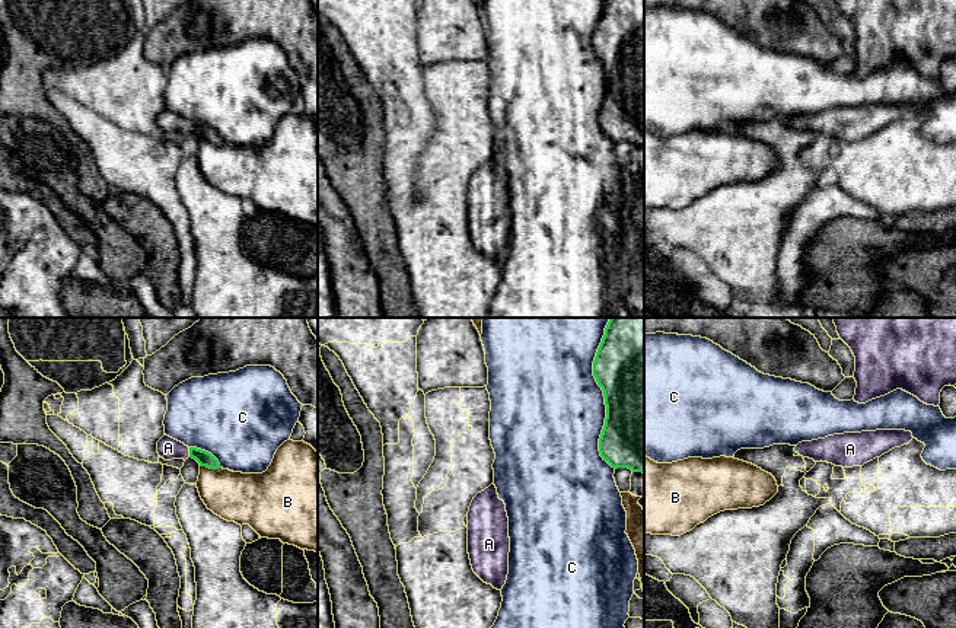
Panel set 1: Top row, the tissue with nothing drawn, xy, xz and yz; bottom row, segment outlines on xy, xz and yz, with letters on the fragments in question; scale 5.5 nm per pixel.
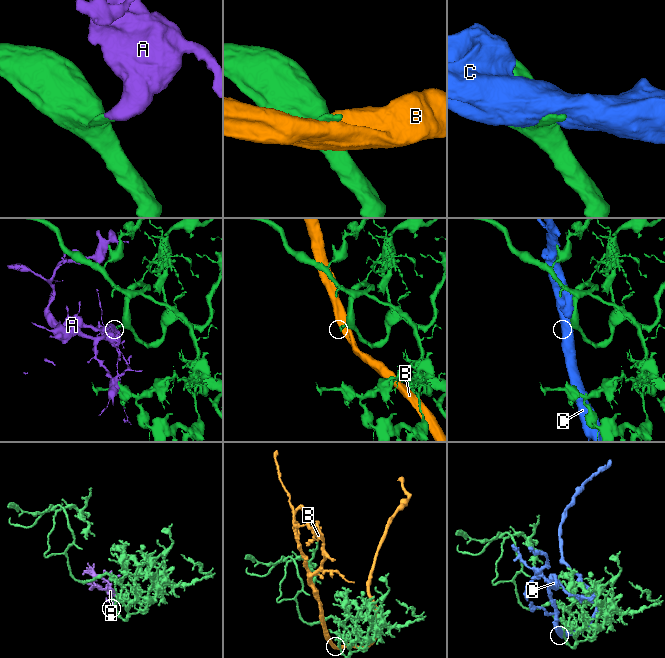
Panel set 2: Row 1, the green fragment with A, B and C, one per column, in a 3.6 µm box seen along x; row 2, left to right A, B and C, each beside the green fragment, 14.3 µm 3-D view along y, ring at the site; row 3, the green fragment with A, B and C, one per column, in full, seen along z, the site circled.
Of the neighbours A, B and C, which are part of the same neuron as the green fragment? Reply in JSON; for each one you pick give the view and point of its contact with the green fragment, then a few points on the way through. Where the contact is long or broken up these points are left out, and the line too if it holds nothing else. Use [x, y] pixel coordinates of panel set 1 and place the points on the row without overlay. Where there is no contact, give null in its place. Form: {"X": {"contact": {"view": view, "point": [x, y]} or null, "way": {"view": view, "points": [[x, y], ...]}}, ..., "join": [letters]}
{"A": {"contact": {"view": "xy", "point": [190, 126]}, "way": {"view": "xy", "points": [[201, 130], [190, 126], [168, 121]]}}, "join": ["A"]}

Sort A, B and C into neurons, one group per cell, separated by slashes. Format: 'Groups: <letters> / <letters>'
Groups: A / B / C

